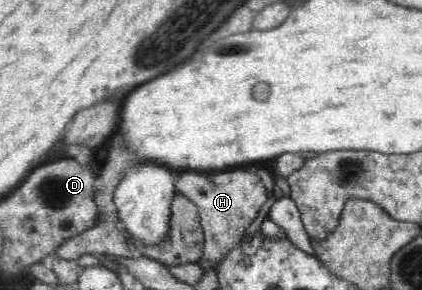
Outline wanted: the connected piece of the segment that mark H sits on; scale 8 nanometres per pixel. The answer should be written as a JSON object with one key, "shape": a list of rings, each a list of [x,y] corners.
{"shape":[[[187,172],[177,178],[177,194],[185,194],[199,209],[200,224],[204,233],[202,258],[217,263],[223,260],[245,238],[247,228],[257,218],[257,213],[267,202],[265,186],[254,172]]]}

